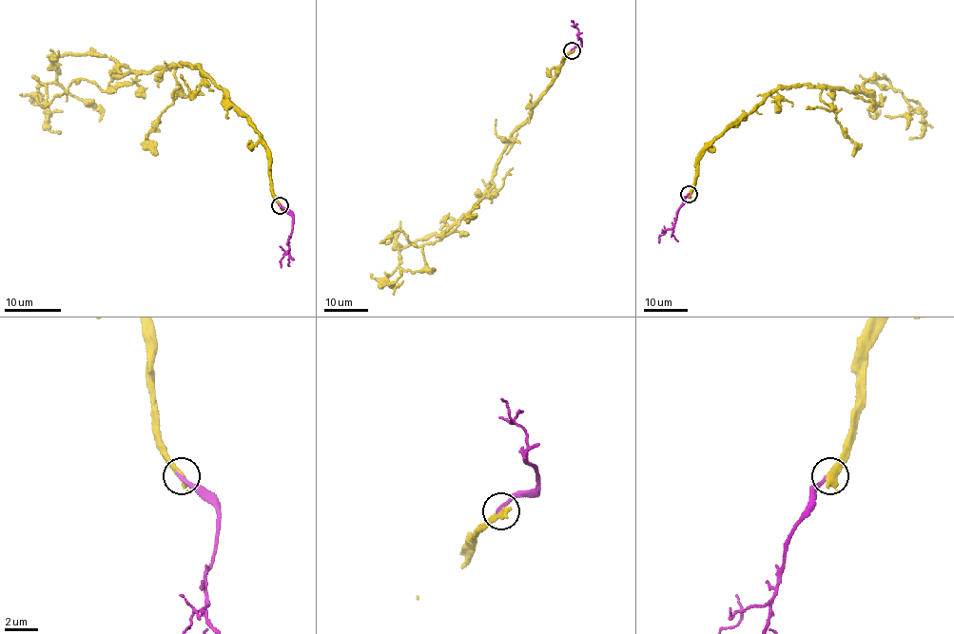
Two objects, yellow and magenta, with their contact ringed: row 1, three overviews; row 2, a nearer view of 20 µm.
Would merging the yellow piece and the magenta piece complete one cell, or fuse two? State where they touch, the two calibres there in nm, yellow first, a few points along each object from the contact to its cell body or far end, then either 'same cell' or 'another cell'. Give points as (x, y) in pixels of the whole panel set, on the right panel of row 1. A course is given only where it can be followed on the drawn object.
at (689, 194); 480 nm thick on the yellow side, 260 nm on the other; yellow runs (689, 194), (696, 158), (772, 90), (866, 93), (867, 80), (885, 78), (924, 113), (923, 134), (908, 137); magenta runs (689, 194), (681, 203), (674, 224), (659, 237), (658, 242); another cell

